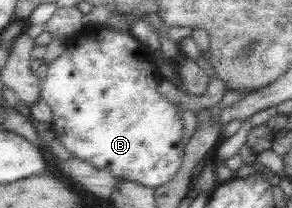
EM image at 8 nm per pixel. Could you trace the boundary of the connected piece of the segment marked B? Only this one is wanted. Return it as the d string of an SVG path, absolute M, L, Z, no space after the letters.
M93 25L87 29L77 30L76 33L67 41L66 49L63 53L49 65L47 65L47 75L41 83L40 98L46 102L51 108L52 120L49 122L49 128L55 134L55 137L66 147L66 150L73 154L75 158L86 163L92 164L97 169L104 169L112 172L114 175L124 181L138 182L140 185L151 188L159 188L164 184L168 184L179 174L182 165L183 151L180 142L184 138L182 131L184 130L184 122L181 110L177 106L168 101L158 90L158 86L163 76L157 69L151 58L152 52L145 48L144 44L136 40L128 31L108 27L108 25Z

